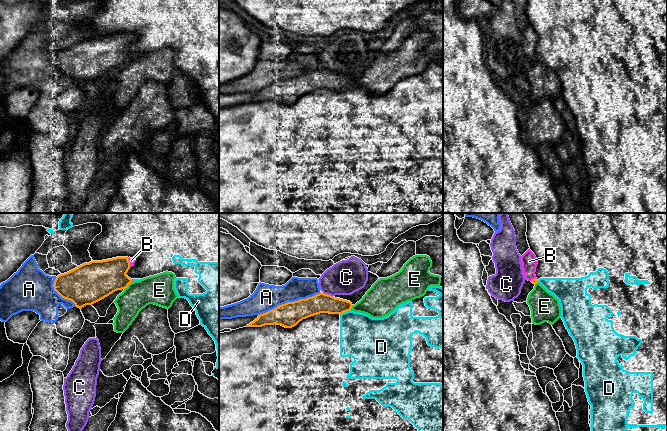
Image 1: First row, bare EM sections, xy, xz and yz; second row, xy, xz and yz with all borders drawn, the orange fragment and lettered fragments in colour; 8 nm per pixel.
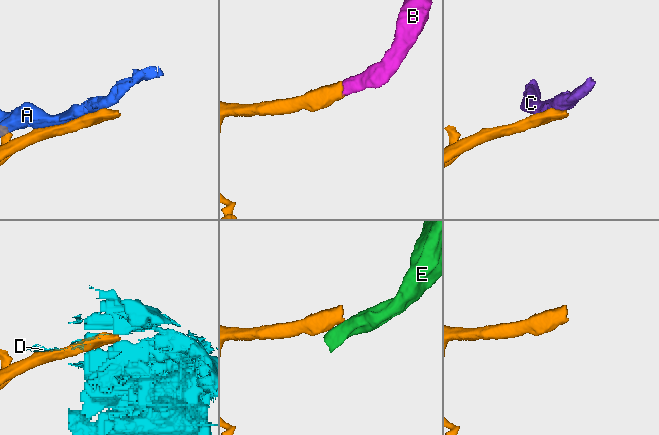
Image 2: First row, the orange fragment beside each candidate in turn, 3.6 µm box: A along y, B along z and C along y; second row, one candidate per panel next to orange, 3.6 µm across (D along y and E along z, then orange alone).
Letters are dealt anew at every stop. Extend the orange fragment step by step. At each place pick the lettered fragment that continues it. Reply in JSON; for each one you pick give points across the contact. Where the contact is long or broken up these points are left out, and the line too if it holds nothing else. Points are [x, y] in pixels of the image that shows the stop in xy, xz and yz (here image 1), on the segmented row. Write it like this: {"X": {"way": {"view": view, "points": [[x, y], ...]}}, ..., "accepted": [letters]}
{"B": {"way": {"view": "xy", "points": [[104, 277], [120, 265], [129, 262], [131, 260]]}}, "accepted": ["B"]}

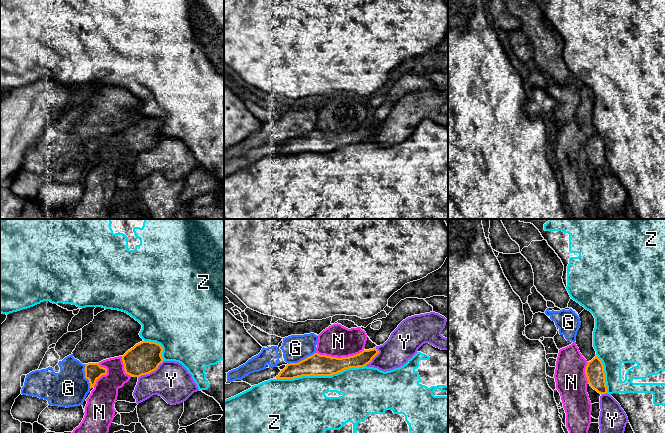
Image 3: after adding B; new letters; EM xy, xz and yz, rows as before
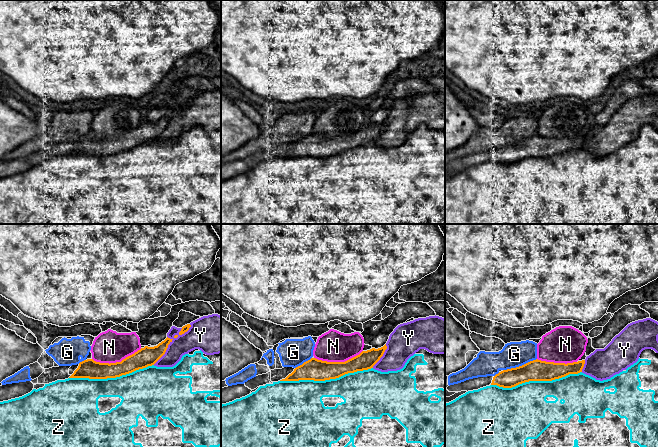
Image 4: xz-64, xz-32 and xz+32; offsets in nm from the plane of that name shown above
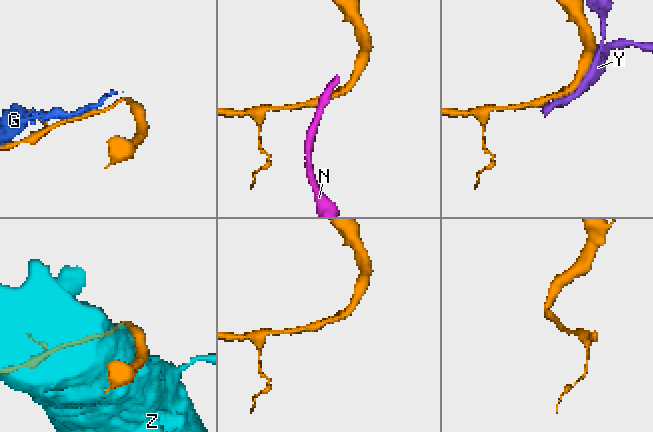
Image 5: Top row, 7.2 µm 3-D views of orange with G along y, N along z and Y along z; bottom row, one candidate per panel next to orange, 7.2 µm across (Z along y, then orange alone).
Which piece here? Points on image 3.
{"accepted": []}

